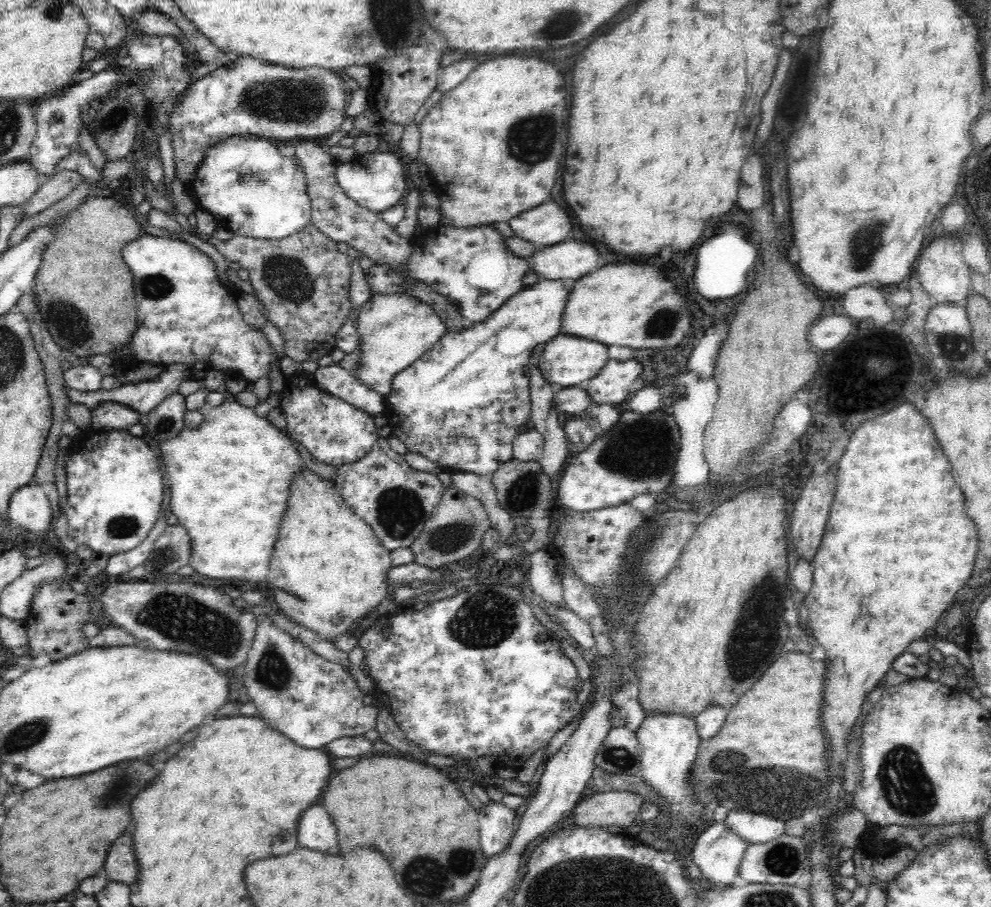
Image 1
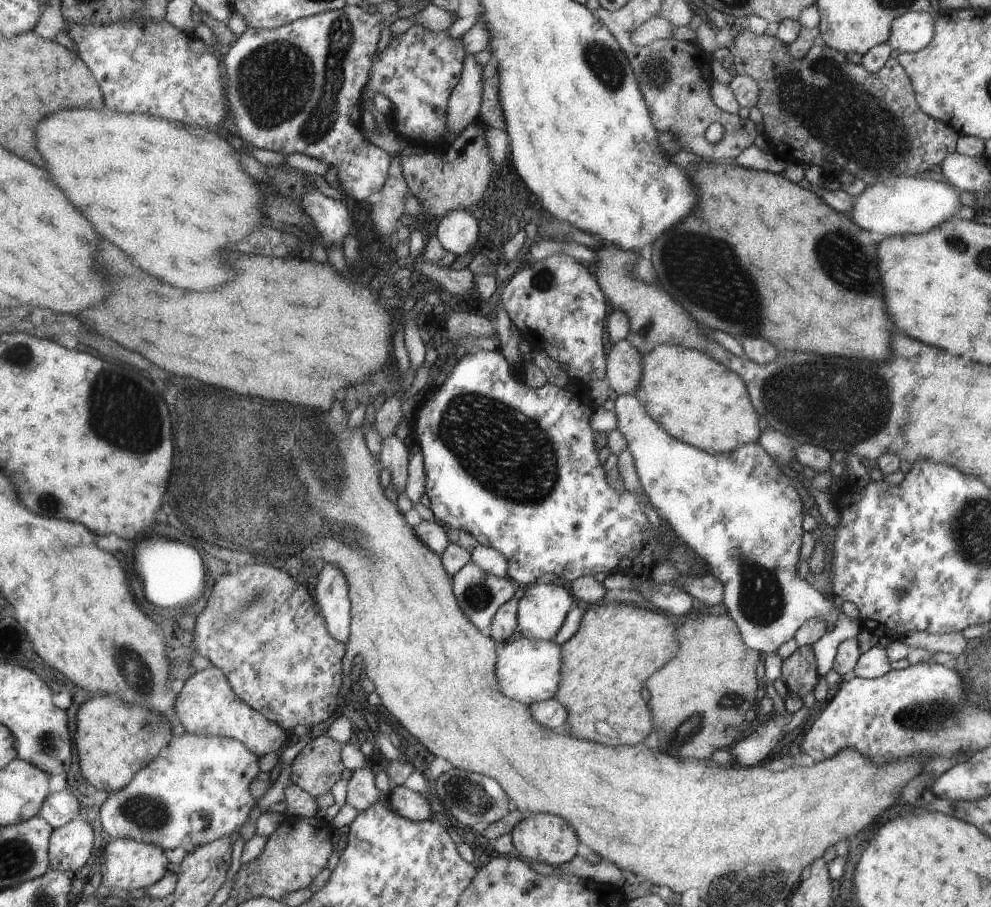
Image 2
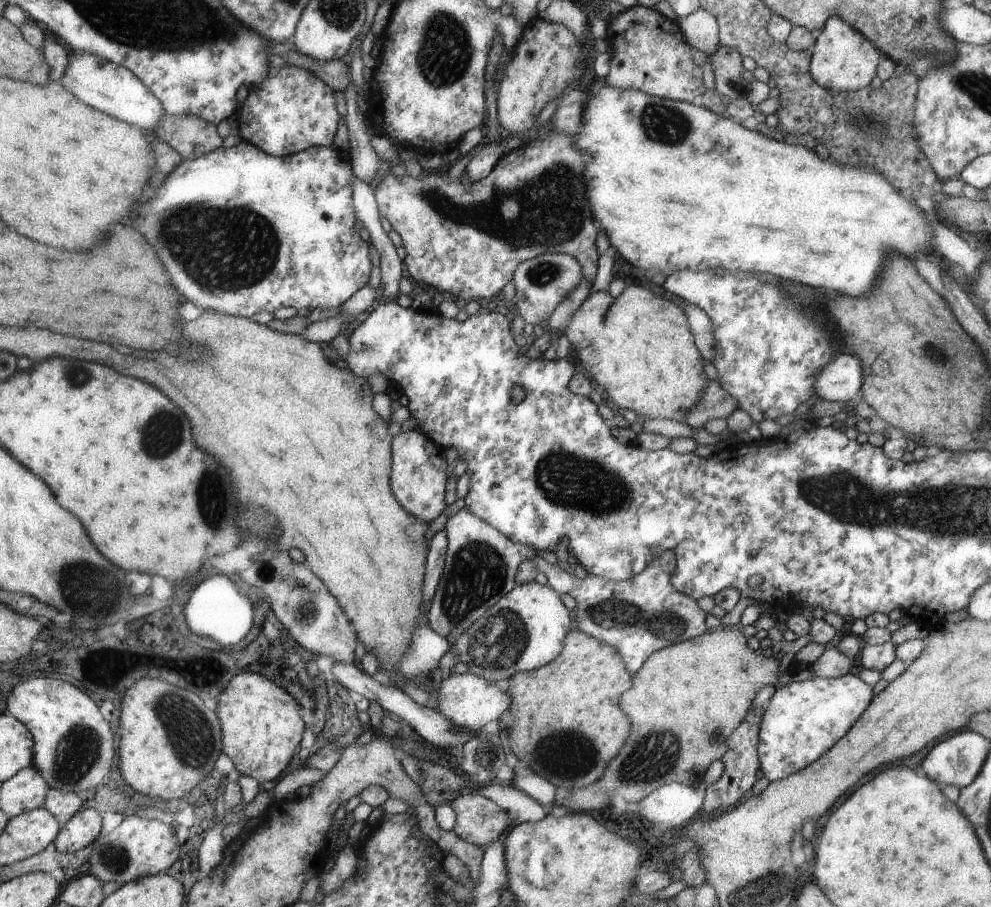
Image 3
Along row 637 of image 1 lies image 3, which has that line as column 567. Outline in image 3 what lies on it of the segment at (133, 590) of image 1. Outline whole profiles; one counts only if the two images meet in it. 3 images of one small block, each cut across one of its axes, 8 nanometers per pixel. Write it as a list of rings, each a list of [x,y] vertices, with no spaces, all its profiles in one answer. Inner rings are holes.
[[[544,128],[543,140],[533,144],[524,144],[519,146],[508,154],[505,153],[499,157],[497,164],[491,169],[491,172],[477,182],[471,182],[467,192],[465,187],[460,183],[459,178],[446,178],[444,176],[433,176],[433,172],[424,172],[420,177],[411,178],[409,175],[393,176],[390,172],[387,172],[385,176],[376,178],[373,182],[373,194],[376,200],[376,206],[381,218],[389,221],[391,228],[397,232],[402,239],[401,244],[405,249],[405,257],[403,267],[405,268],[406,276],[414,282],[422,282],[431,286],[434,291],[440,291],[448,298],[455,301],[467,303],[473,300],[486,300],[491,297],[496,297],[500,294],[501,288],[511,281],[511,277],[514,274],[514,270],[522,264],[523,261],[539,256],[545,253],[563,253],[573,256],[578,260],[579,266],[582,268],[582,276],[591,280],[595,278],[595,266],[597,266],[597,248],[595,248],[595,236],[597,236],[597,230],[593,226],[593,216],[591,216],[591,208],[589,208],[589,202],[585,200],[585,184],[583,184],[583,170],[587,166],[587,162],[583,160],[583,157],[574,144],[574,139],[571,136],[565,136],[565,134],[557,134],[553,132],[552,128]]]

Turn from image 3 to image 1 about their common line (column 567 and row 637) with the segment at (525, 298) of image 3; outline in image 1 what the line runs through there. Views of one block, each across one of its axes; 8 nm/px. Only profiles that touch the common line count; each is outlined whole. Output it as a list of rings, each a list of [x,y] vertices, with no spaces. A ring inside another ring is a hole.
[[[271,622],[257,626],[244,677],[258,714],[298,746],[322,749],[334,740],[376,730],[380,707],[364,704],[362,691],[345,668],[312,652]]]

